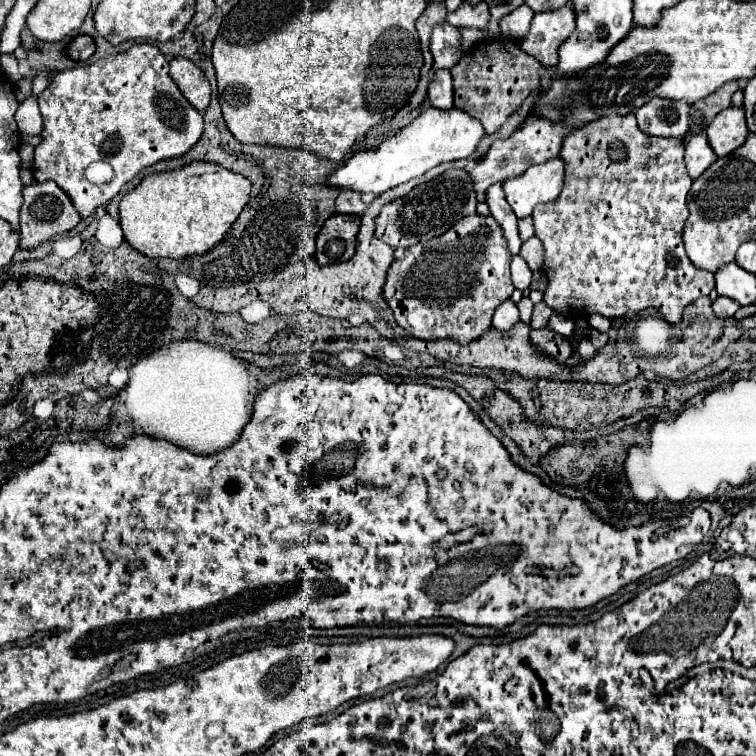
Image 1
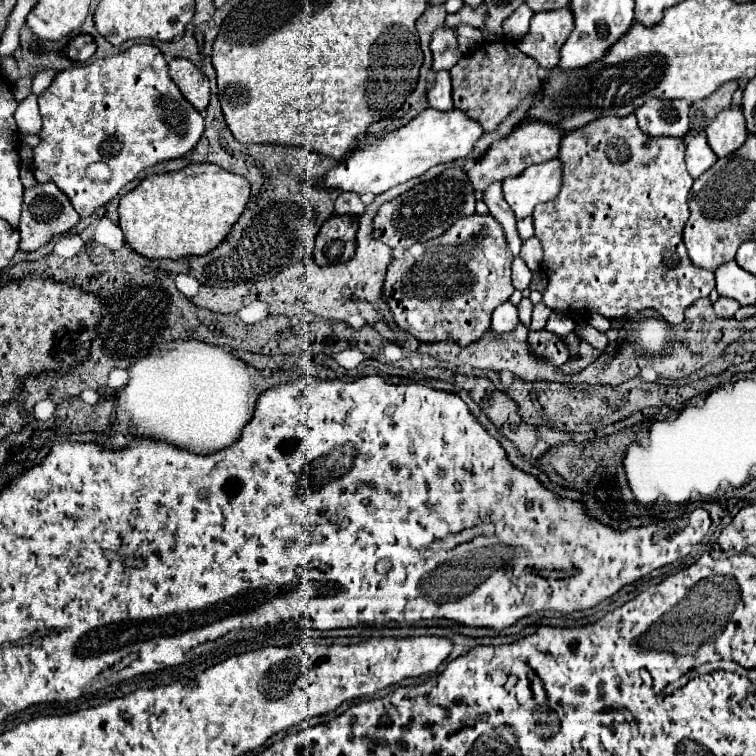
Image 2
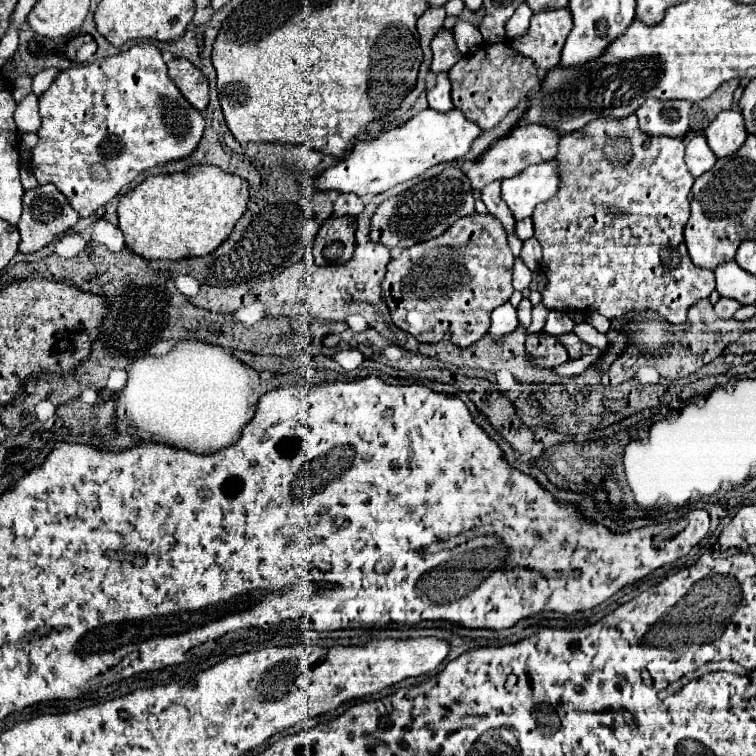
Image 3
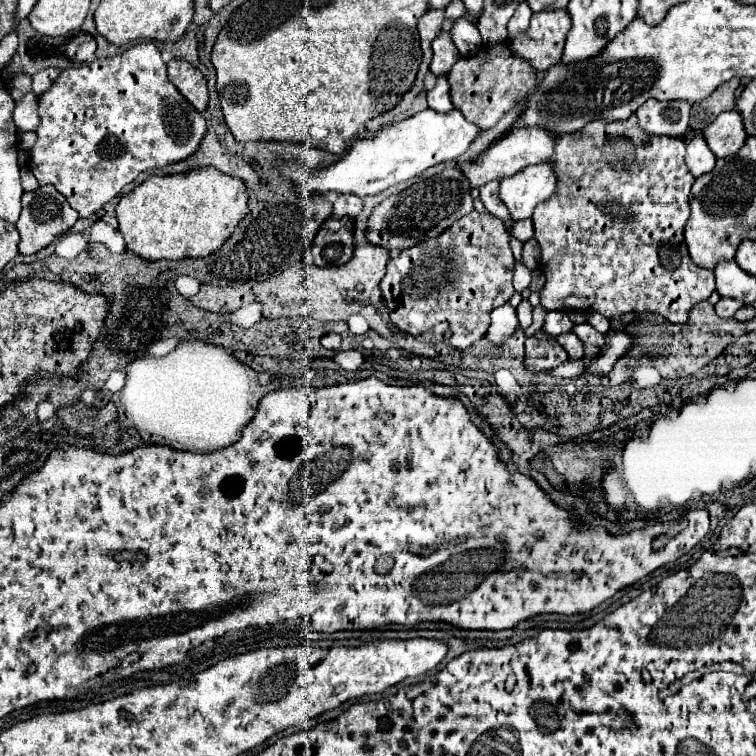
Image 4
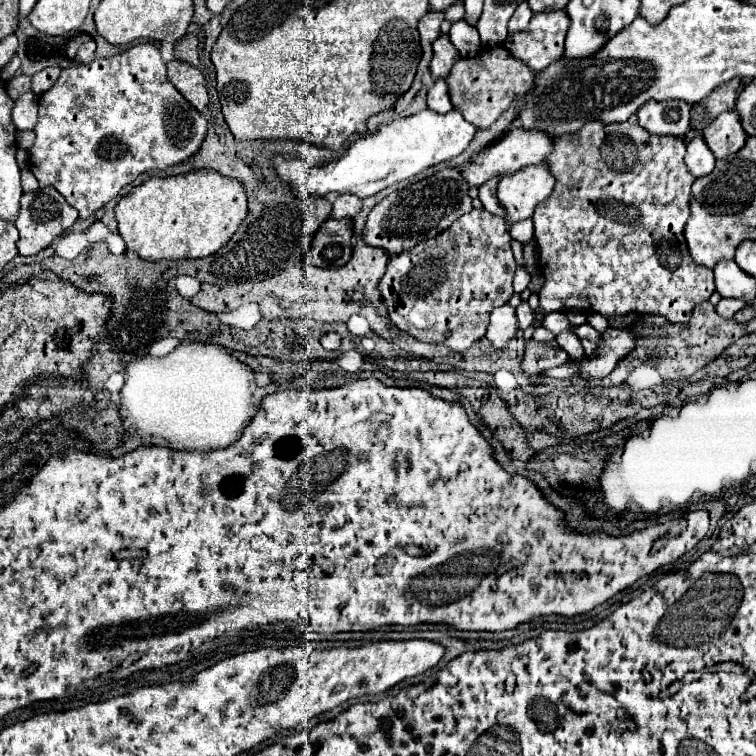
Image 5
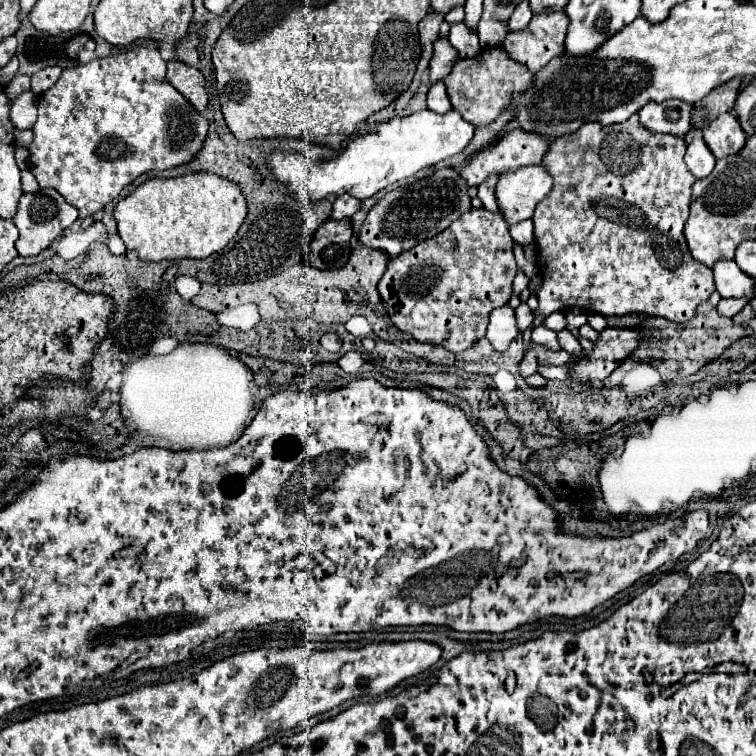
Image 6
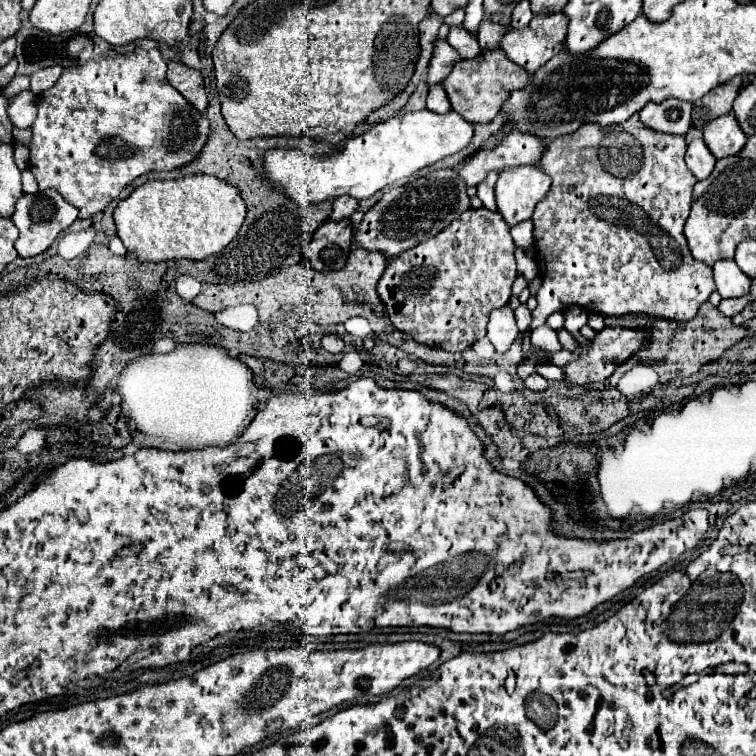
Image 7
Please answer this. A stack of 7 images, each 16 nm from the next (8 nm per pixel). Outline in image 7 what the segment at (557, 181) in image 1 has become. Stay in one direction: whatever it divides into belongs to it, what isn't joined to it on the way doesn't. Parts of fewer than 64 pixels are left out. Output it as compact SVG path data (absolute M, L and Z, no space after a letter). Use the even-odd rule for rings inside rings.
M516 166L500 172L496 182L496 210L508 226L516 226L528 218L536 204L546 196L550 188L548 174L536 166Z

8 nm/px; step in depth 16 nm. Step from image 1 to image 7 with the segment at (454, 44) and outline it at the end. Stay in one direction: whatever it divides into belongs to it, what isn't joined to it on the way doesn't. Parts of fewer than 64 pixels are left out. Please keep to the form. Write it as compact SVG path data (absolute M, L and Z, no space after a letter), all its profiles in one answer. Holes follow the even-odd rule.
M438 40L434 44L434 56L430 60L430 68L428 68L428 88L436 86L440 80L444 80L454 64L460 60L458 52L446 42L446 40Z

